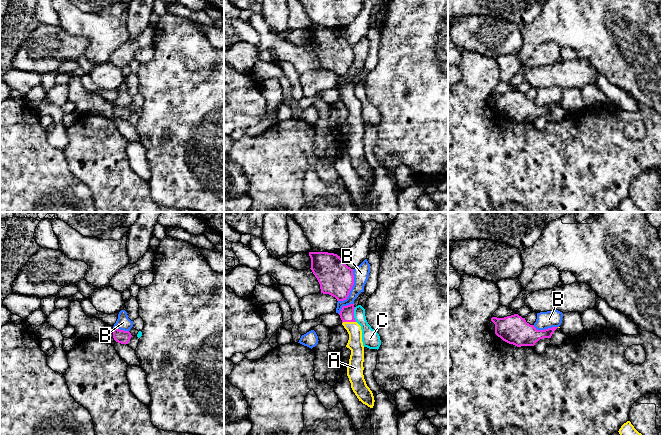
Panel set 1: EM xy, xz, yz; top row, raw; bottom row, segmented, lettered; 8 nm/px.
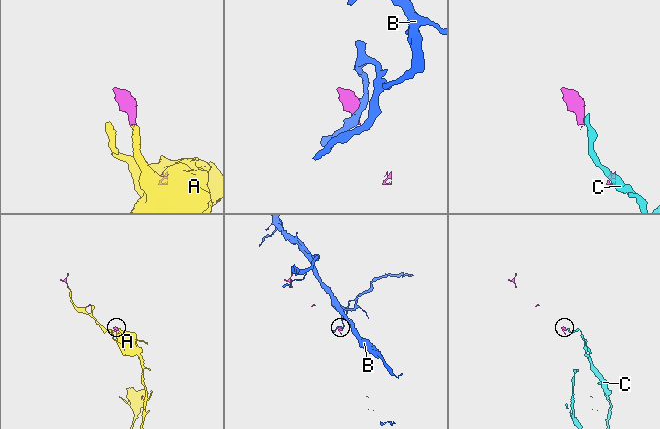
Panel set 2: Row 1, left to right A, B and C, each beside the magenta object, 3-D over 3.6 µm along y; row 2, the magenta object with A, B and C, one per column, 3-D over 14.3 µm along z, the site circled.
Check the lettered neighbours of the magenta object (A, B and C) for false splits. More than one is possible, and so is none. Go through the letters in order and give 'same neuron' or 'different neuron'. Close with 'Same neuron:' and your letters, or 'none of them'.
A: same neuron
B: different neuron
C: different neuron
Same neuron: A

